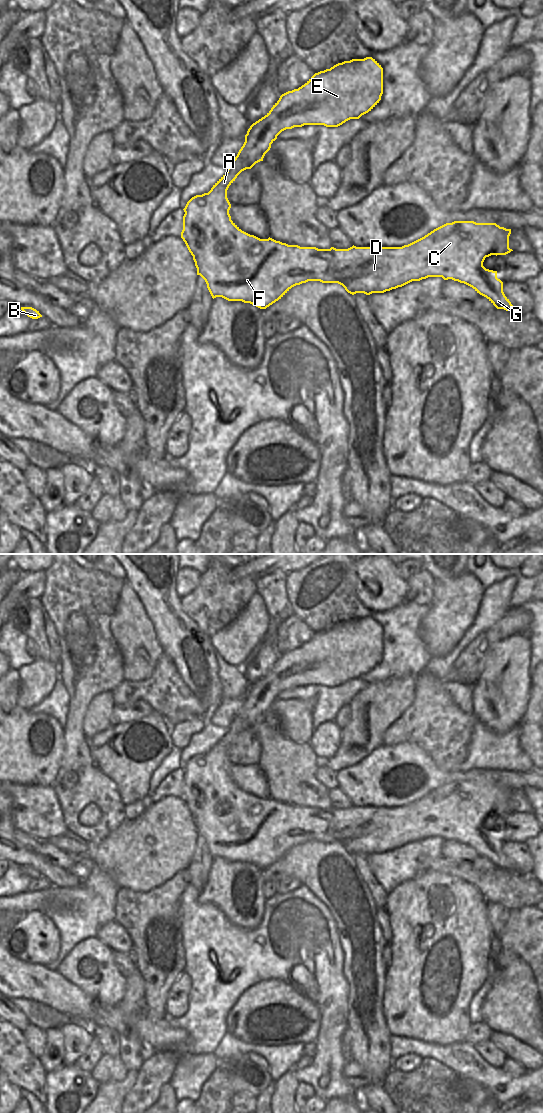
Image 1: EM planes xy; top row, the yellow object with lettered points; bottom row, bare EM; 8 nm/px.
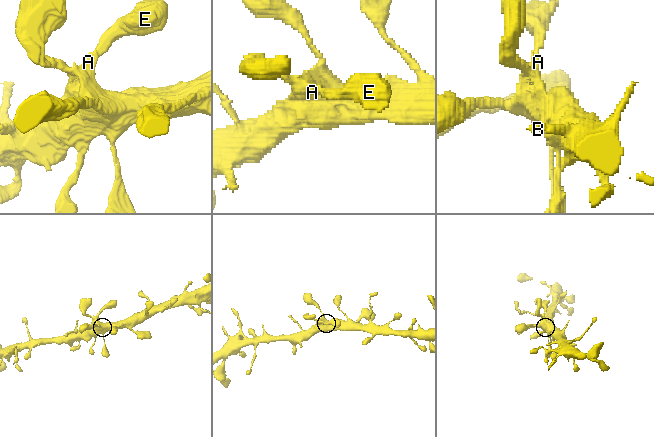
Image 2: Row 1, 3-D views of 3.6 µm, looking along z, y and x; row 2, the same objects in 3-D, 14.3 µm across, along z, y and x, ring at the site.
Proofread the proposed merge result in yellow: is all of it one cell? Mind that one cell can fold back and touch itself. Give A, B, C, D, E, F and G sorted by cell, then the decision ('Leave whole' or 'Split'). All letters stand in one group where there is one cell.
Groups: A B C D E F G. Leave whole

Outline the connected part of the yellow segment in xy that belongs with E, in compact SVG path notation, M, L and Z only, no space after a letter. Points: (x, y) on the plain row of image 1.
M372 617L352 619L338 623L315 633L298 649L282 654L271 670L261 679L253 683L245 695L245 702L227 732L213 745L208 753L192 757L183 769L183 790L181 798L193 816L197 835L206 842L212 858L222 857L228 861L250 863L260 869L266 869L281 859L292 847L308 841L322 843L338 843L354 855L364 853L384 853L402 847L412 841L420 841L428 837L452 839L472 847L477 853L486 857L497 869L515 871L515 868L503 852L503 842L497 838L497 831L486 829L483 822L491 815L506 815L513 811L509 808L511 789L500 787L496 783L476 783L474 781L454 781L446 783L424 797L402 807L356 807L348 809L318 809L316 807L300 807L288 805L272 798L260 799L242 791L229 774L231 764L227 758L227 750L237 736L256 723L263 721L265 714L277 696L286 689L304 685L324 685L338 687L350 679L359 679L371 671L381 660L383 654L383 628Z

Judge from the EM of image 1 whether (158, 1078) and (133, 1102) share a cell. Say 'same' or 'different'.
same

